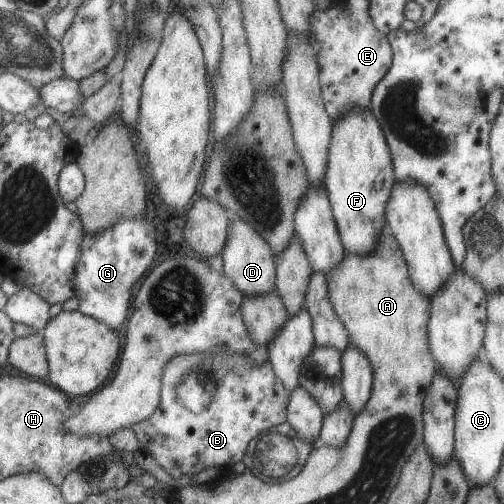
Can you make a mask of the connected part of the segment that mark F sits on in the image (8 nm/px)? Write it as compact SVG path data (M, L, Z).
M352 109L340 120L332 121L332 132L328 151L327 169L323 188L326 191L330 210L337 233L346 254L357 257L371 255L376 248L380 235L386 229L385 204L389 200L389 192L396 182L391 155L379 124L367 109Z

